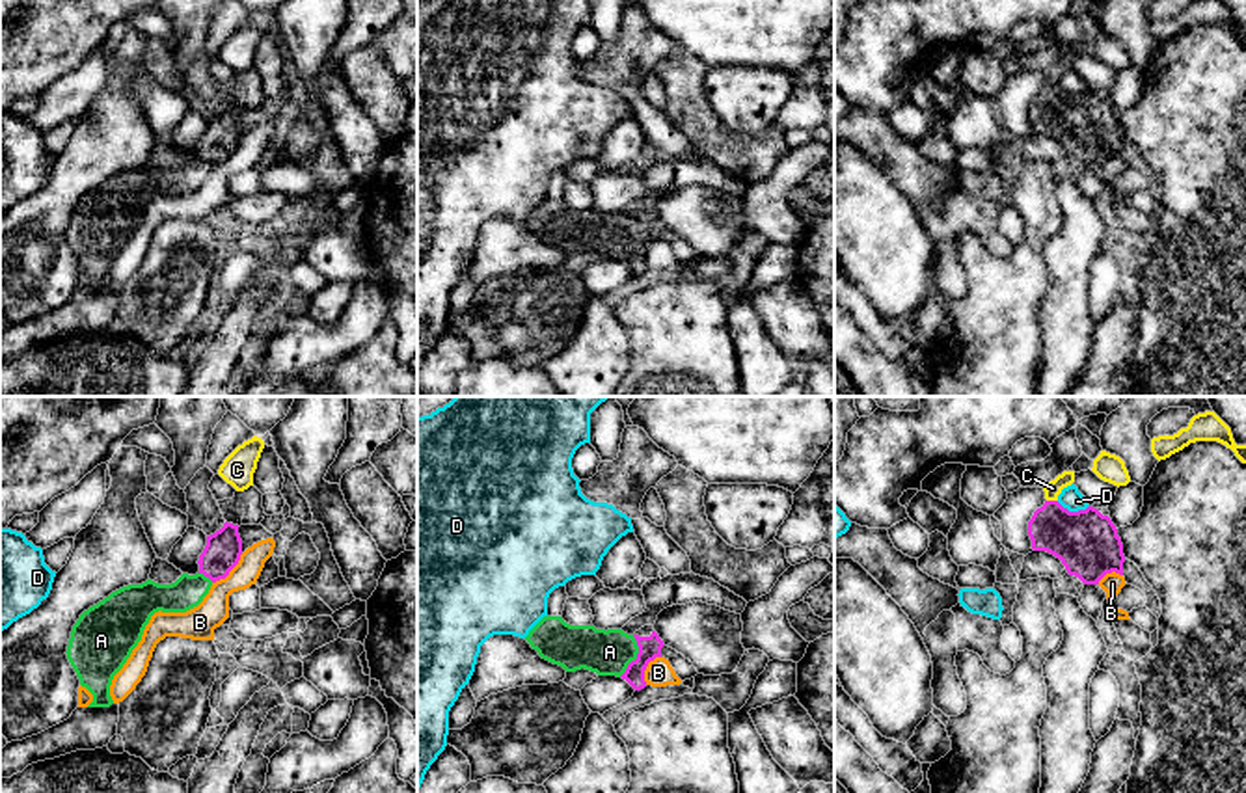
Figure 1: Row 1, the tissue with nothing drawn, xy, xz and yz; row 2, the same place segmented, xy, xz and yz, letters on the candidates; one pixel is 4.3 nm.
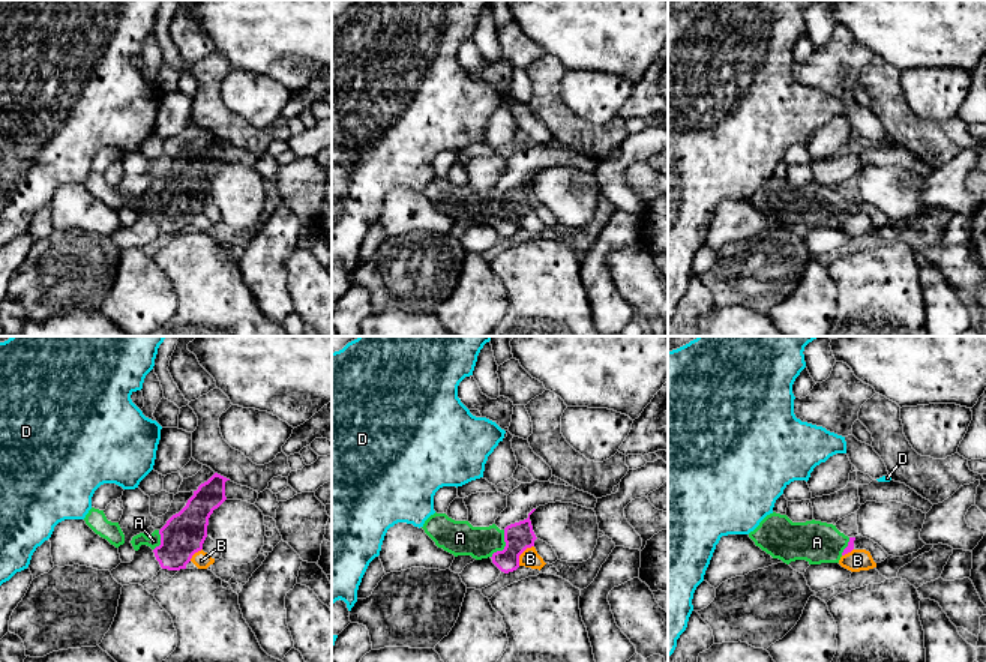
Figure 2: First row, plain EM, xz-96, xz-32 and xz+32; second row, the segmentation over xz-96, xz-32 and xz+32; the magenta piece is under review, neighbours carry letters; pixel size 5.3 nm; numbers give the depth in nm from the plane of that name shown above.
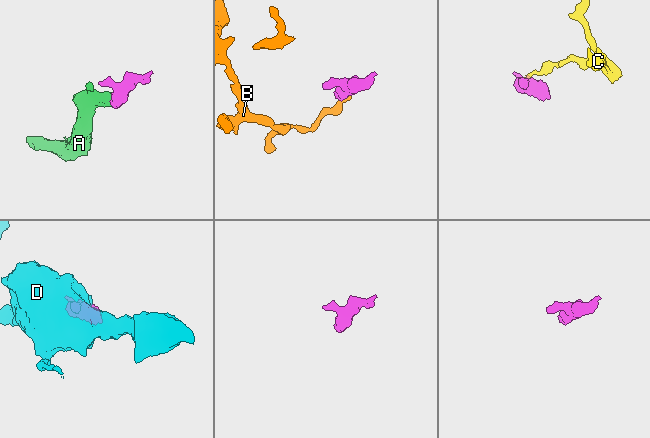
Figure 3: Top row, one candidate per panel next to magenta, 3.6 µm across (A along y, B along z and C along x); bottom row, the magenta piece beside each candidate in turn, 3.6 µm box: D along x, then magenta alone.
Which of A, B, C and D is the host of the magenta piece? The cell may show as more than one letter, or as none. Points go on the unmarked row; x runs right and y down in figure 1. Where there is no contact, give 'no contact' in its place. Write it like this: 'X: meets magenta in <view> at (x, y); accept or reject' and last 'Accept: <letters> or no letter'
A: meets magenta in xz at (637, 239); accept
B: meets magenta in xy at (230, 153); reject
C: meets magenta in yz at (1053, 84); reject
D: meets magenta in yz at (1073, 95); reject
Accept: A

